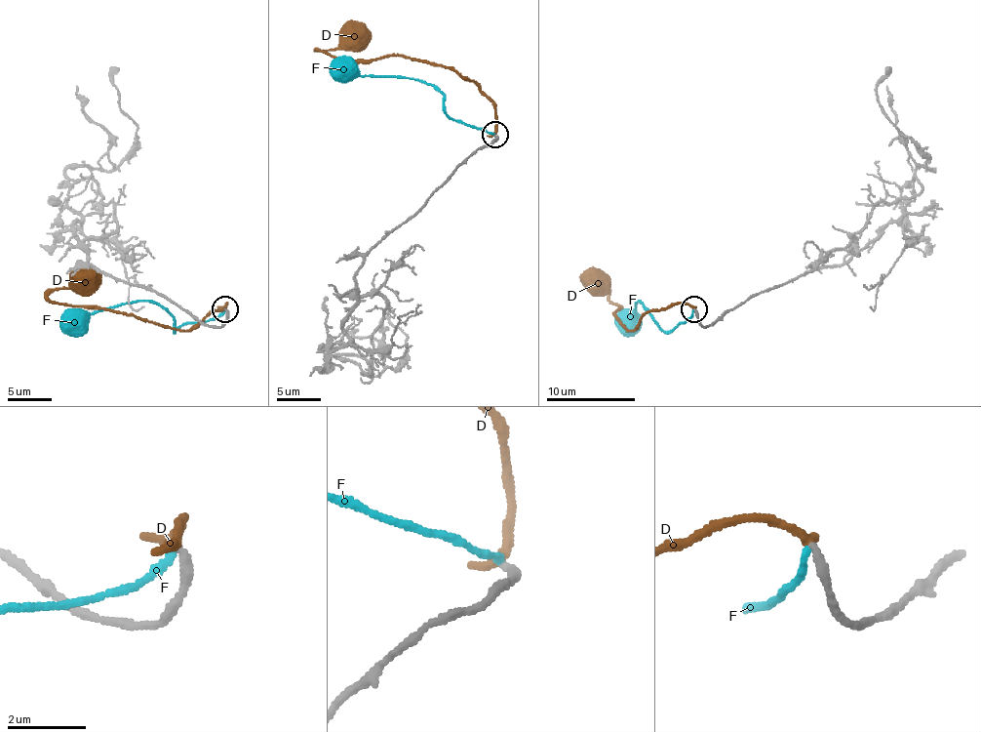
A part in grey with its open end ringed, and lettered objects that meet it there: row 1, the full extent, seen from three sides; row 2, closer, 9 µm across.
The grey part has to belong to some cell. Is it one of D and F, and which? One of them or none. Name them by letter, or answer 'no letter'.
F

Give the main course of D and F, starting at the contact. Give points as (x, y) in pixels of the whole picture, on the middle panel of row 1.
D: (494, 136), (496, 111), (491, 101), (451, 69), (401, 56), (338, 60), (317, 50), (338, 50), (352, 36)
F: (494, 136), (481, 127), (458, 123), (446, 111), (443, 96), (430, 85), (414, 78), (363, 76), (330, 65)

